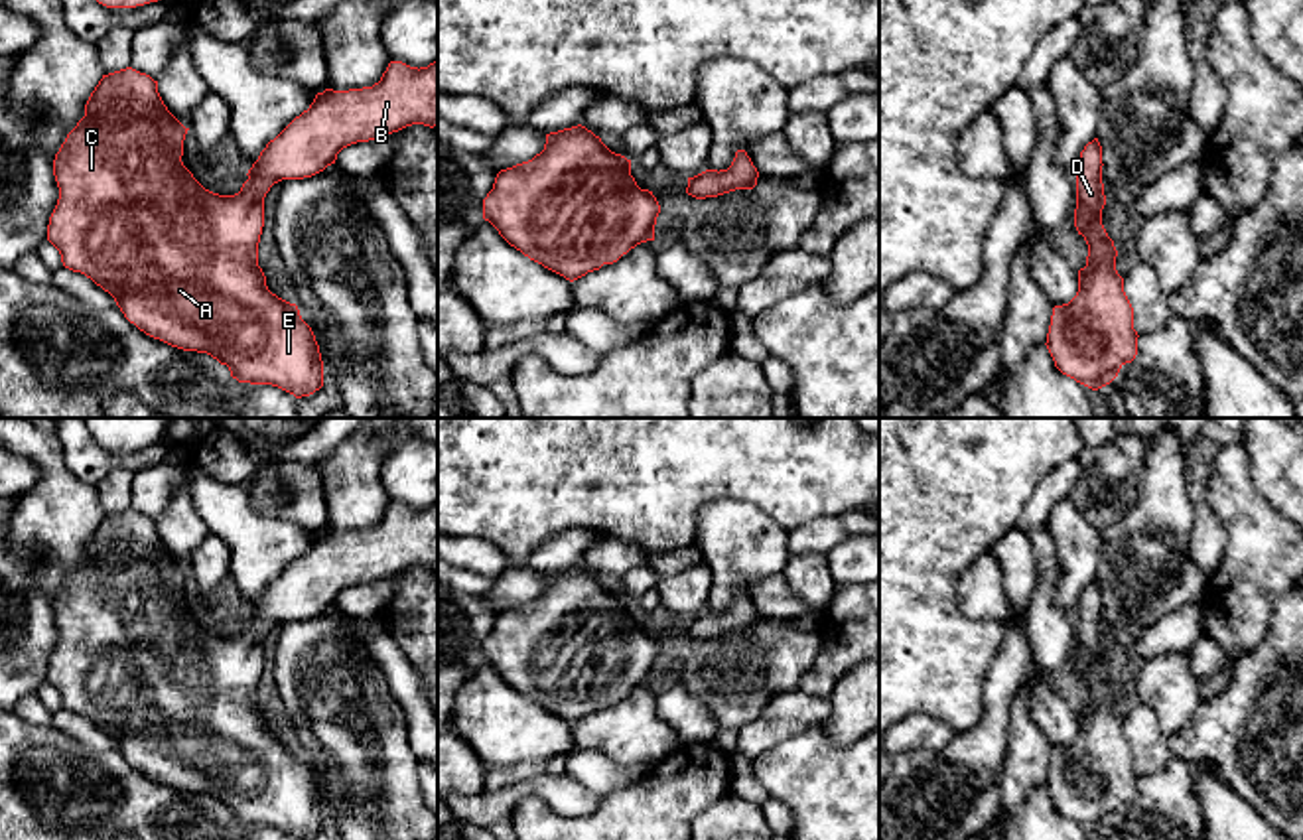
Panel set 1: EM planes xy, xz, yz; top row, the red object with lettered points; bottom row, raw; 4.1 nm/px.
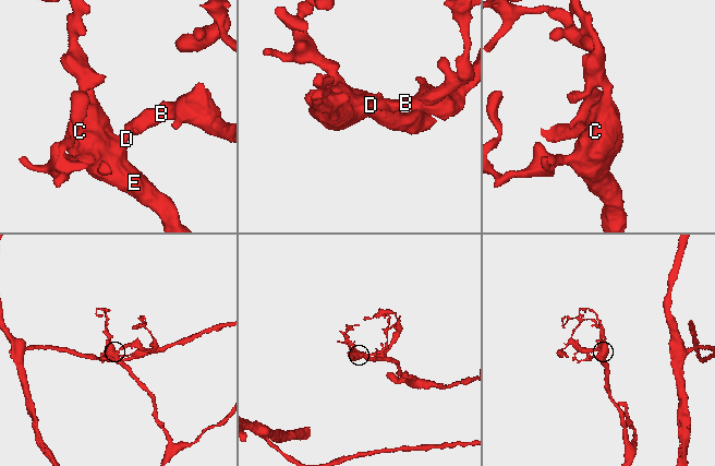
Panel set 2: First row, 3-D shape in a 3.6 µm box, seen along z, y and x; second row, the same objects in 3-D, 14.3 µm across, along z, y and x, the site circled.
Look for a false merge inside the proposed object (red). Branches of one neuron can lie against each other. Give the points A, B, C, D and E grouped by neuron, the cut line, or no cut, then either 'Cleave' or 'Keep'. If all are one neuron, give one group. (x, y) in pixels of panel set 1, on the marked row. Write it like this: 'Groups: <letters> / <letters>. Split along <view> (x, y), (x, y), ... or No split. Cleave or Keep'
Groups: A B C D E. No split. Keep

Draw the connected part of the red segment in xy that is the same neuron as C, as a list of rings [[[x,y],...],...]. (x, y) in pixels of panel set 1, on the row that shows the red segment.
[[[390,61],[373,87],[317,93],[309,108],[266,144],[240,191],[219,195],[205,189],[183,166],[183,140],[189,128],[168,110],[158,81],[126,67],[103,75],[85,105],[85,116],[55,154],[59,199],[49,217],[47,241],[59,250],[65,268],[85,274],[108,292],[124,317],[146,335],[183,351],[211,355],[227,365],[239,383],[272,385],[296,398],[309,396],[323,386],[323,361],[298,306],[272,294],[258,266],[264,197],[282,179],[304,179],[323,172],[351,144],[382,138],[412,124],[438,126],[438,61],[420,69]]]

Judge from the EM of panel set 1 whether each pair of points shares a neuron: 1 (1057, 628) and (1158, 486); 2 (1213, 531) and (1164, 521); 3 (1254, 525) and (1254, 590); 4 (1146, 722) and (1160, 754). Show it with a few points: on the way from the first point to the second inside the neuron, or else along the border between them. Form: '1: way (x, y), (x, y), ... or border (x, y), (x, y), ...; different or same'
1: border (1059, 568), (1057, 604), (1073, 616); different
2: border (1185, 482), (1193, 507), (1189, 557), (1205, 572); different
3: way (1254, 541), (1254, 574); same
4: way (1146, 730), (1152, 746); same

